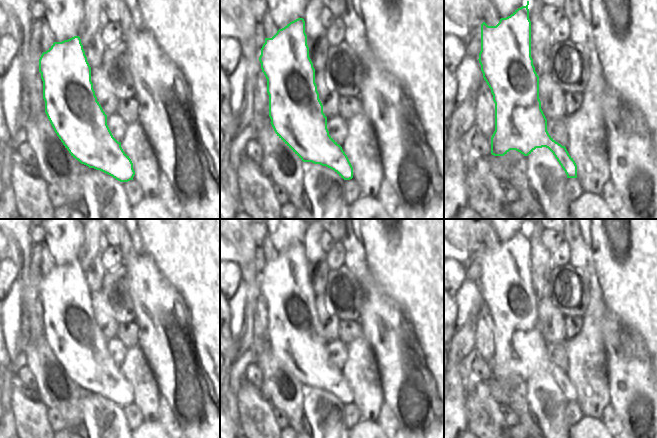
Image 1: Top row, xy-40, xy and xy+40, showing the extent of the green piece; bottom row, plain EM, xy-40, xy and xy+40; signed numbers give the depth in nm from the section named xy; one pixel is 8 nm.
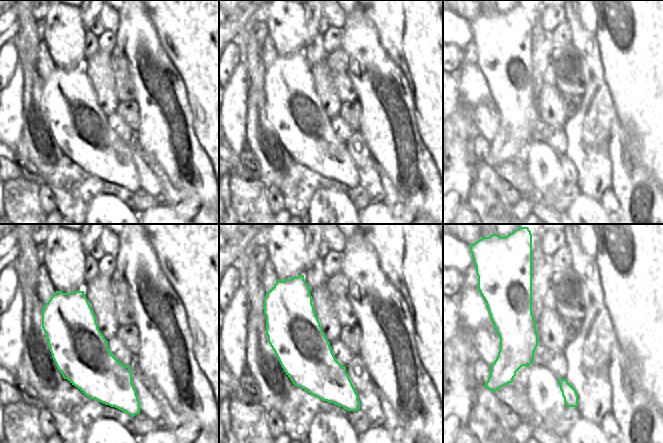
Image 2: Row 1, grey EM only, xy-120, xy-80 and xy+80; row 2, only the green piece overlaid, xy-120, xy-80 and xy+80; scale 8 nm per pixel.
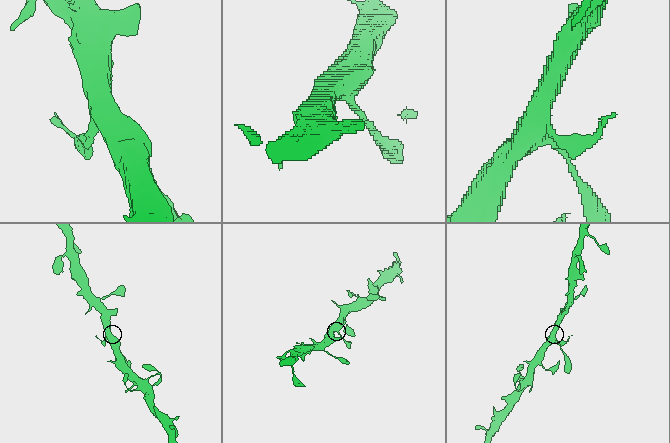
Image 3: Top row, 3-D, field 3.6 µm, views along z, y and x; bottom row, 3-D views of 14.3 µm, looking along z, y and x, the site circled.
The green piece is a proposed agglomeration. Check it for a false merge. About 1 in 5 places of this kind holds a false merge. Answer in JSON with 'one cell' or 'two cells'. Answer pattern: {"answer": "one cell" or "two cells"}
{"answer": "one cell"}

